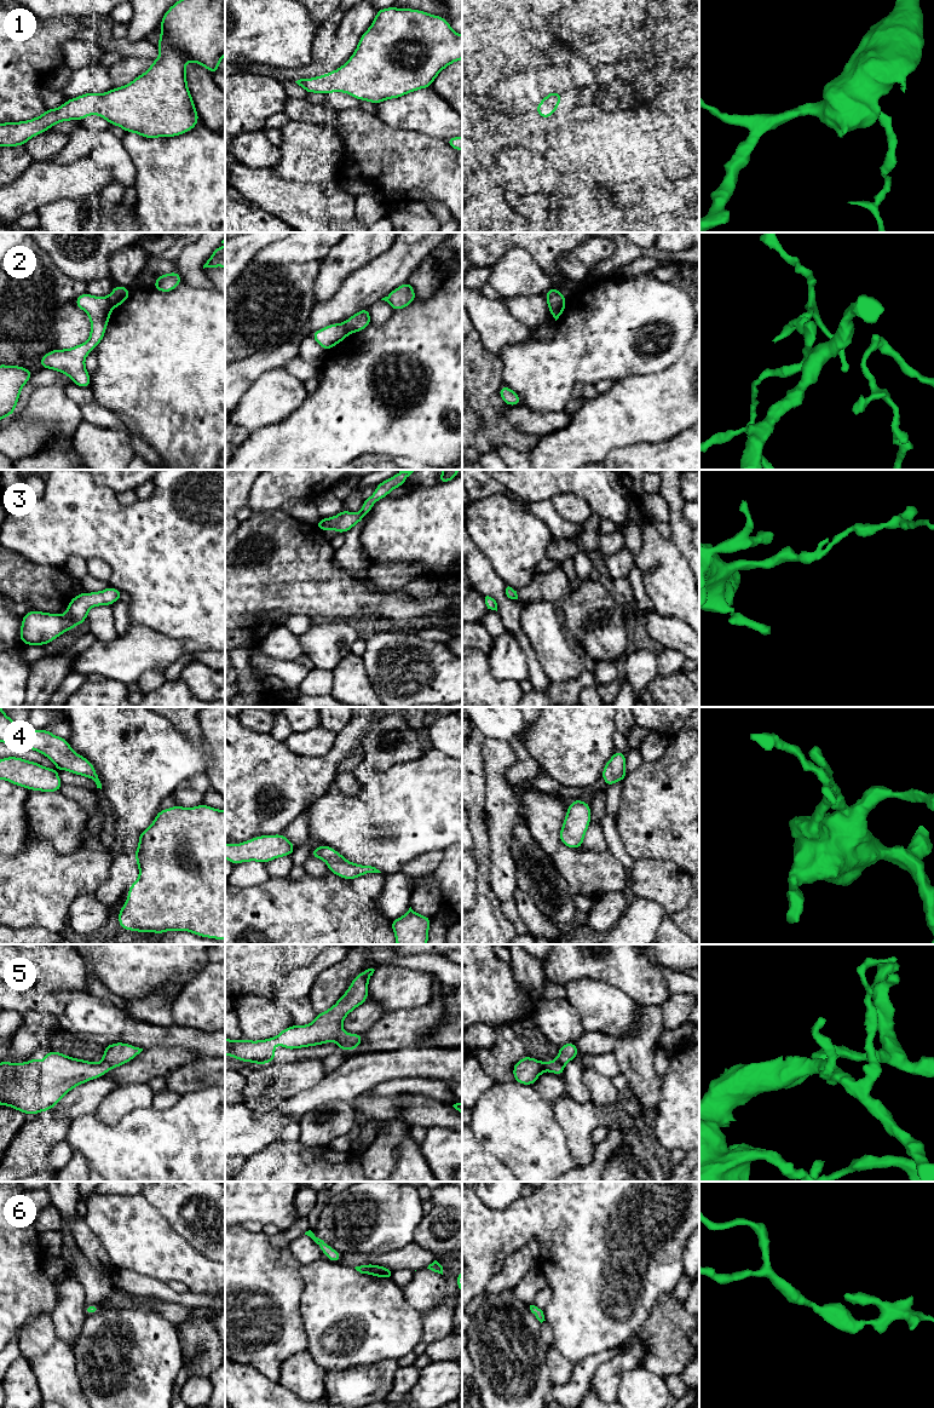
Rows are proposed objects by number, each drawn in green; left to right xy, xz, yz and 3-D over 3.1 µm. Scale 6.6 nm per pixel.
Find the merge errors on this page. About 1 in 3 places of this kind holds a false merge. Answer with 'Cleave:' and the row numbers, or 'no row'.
Cleave: 2

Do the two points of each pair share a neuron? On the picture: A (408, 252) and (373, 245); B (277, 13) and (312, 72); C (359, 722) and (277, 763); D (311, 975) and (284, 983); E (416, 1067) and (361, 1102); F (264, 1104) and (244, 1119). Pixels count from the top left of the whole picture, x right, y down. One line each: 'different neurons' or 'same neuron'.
A: different neurons
B: different neurons
C: same neuron
D: same neuron
E: different neurons
F: different neurons

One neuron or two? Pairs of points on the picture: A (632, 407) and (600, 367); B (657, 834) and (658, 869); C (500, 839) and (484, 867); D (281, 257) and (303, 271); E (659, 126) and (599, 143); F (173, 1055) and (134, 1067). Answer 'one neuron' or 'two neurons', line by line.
A: two neurons
B: two neurons
C: two neurons
D: two neurons
E: one neuron
F: one neuron

